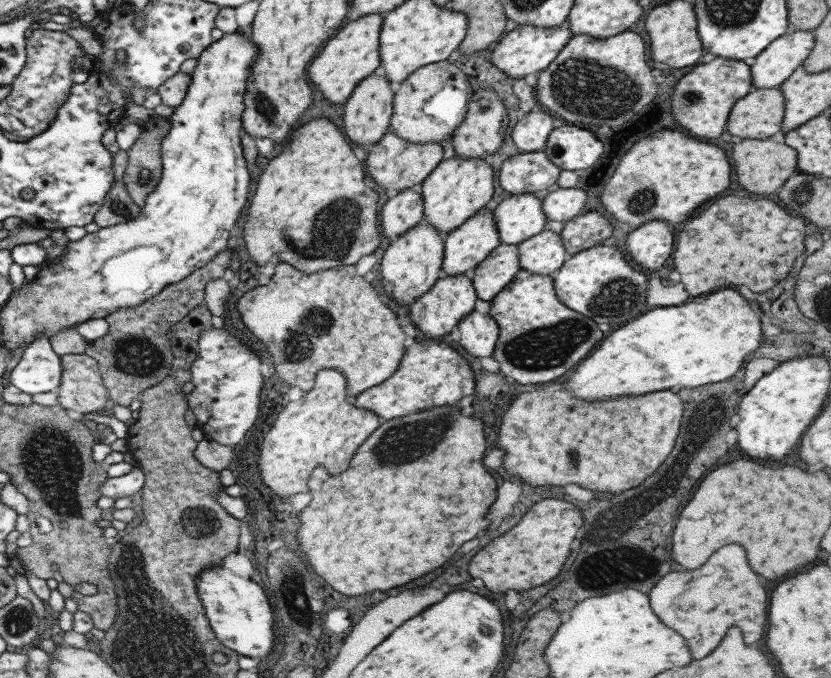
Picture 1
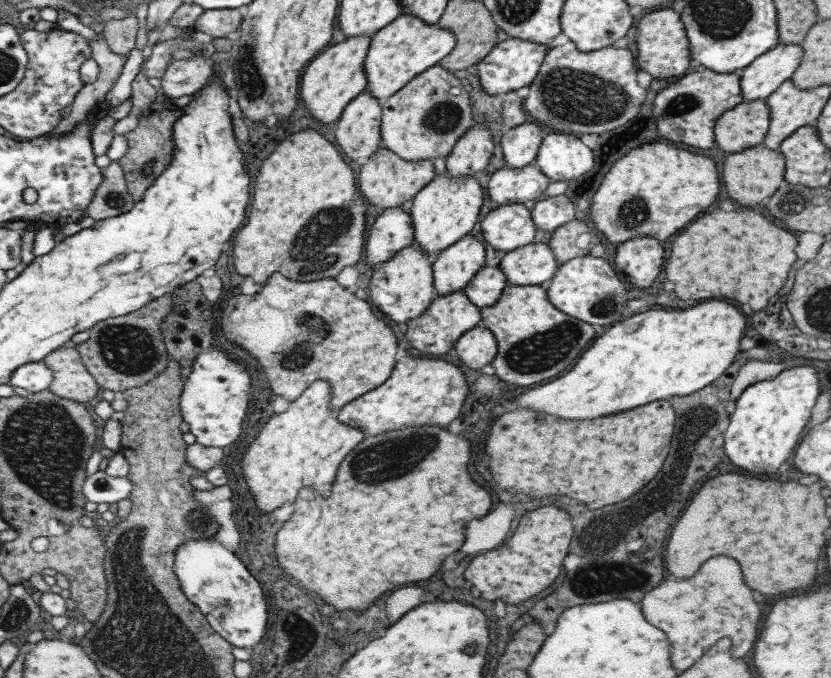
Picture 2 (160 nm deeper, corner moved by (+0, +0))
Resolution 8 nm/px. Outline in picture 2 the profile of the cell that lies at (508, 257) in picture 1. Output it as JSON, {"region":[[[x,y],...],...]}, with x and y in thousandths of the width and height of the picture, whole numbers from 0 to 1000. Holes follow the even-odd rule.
{"region":[[[579,394],[558,423],[562,442],[574,454],[584,454],[598,445],[603,429],[609,425],[606,404],[596,394]]]}

